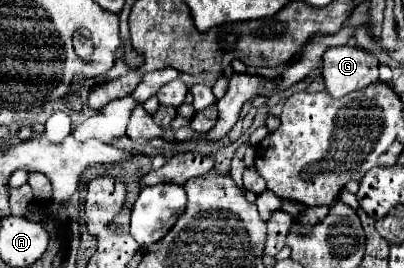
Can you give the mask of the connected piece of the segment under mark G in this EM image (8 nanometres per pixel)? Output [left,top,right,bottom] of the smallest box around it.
[321,46,379,98]

